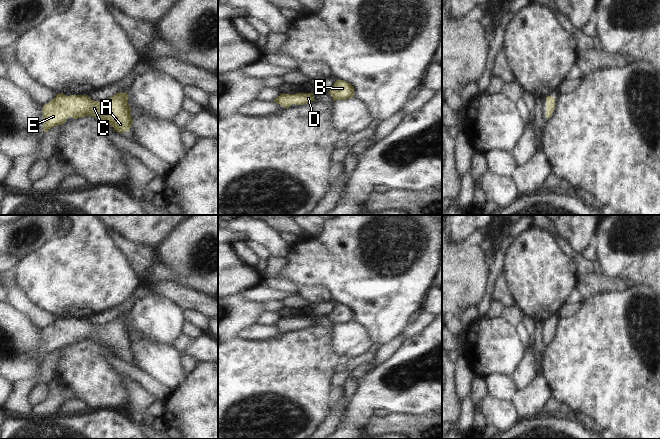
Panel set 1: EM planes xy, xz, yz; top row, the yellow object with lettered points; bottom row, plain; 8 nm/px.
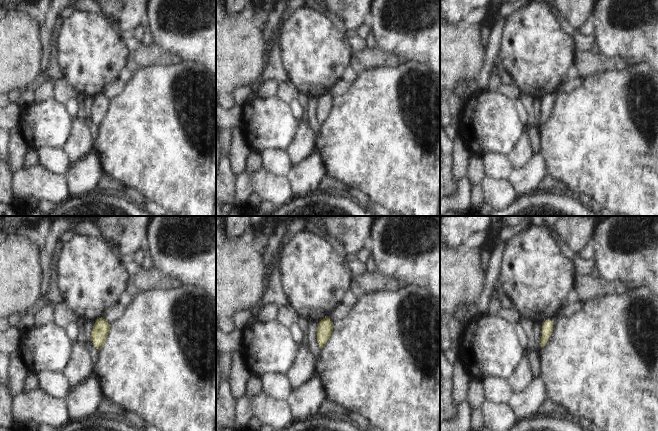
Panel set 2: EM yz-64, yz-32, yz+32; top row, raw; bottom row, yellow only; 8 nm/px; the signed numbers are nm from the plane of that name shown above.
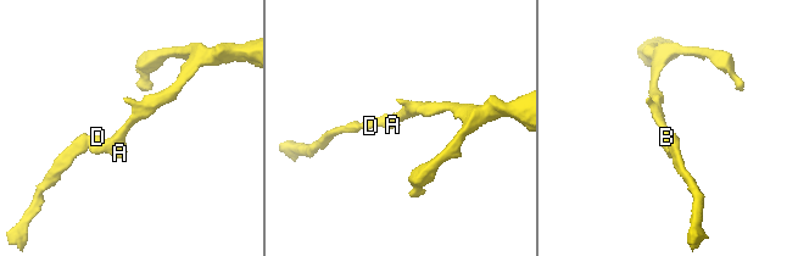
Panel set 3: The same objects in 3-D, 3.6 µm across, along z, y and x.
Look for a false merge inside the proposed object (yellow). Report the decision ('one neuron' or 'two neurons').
one neuron

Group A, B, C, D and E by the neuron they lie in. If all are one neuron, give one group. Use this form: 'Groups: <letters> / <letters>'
Groups: A B C D E

